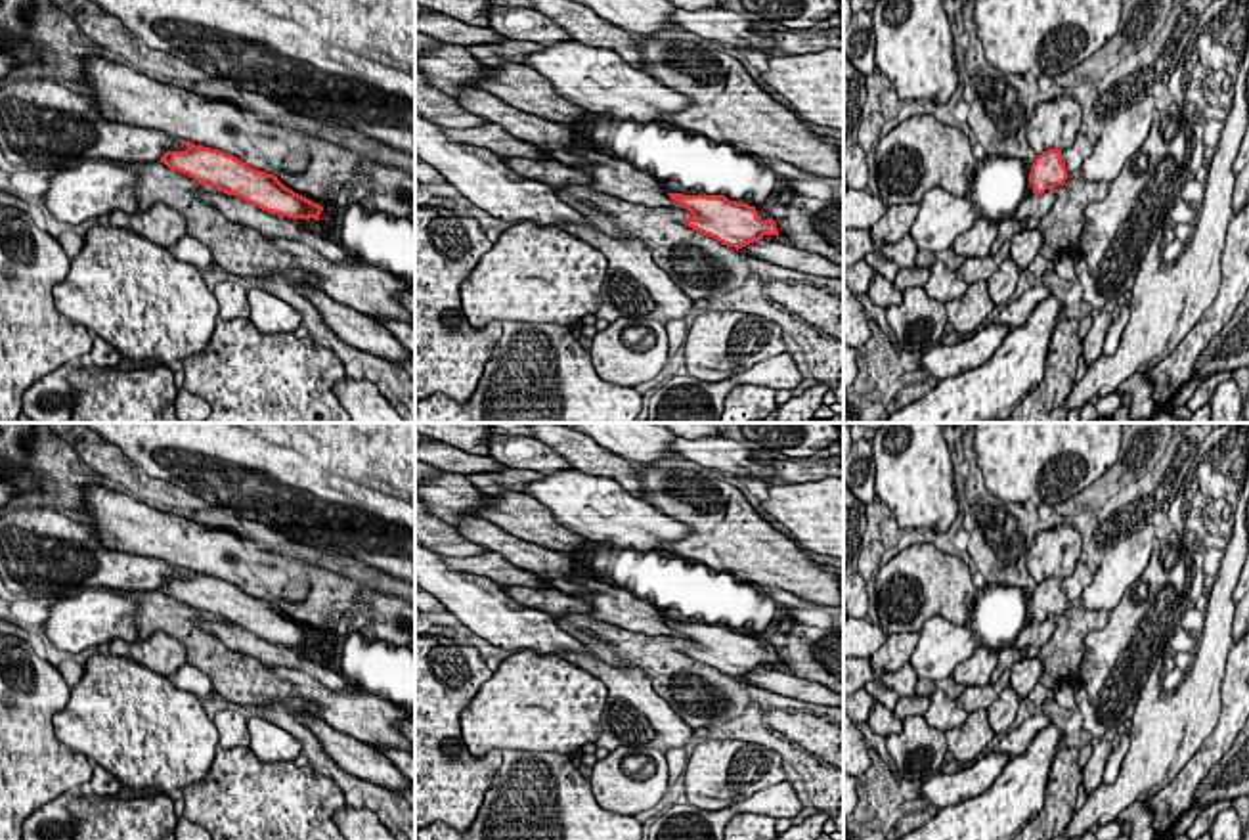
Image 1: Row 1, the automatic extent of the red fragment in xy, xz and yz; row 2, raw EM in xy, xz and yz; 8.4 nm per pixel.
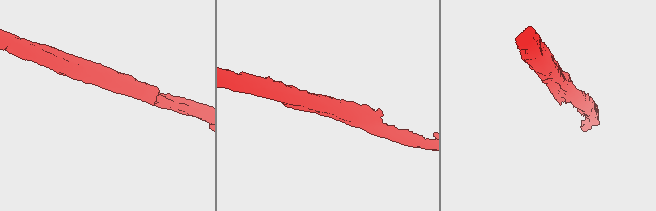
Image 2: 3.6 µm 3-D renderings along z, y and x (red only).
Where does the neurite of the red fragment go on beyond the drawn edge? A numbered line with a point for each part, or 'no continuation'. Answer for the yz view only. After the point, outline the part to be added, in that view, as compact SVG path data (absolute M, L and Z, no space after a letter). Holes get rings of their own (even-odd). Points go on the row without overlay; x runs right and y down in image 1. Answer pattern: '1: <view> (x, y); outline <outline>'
no continuation

